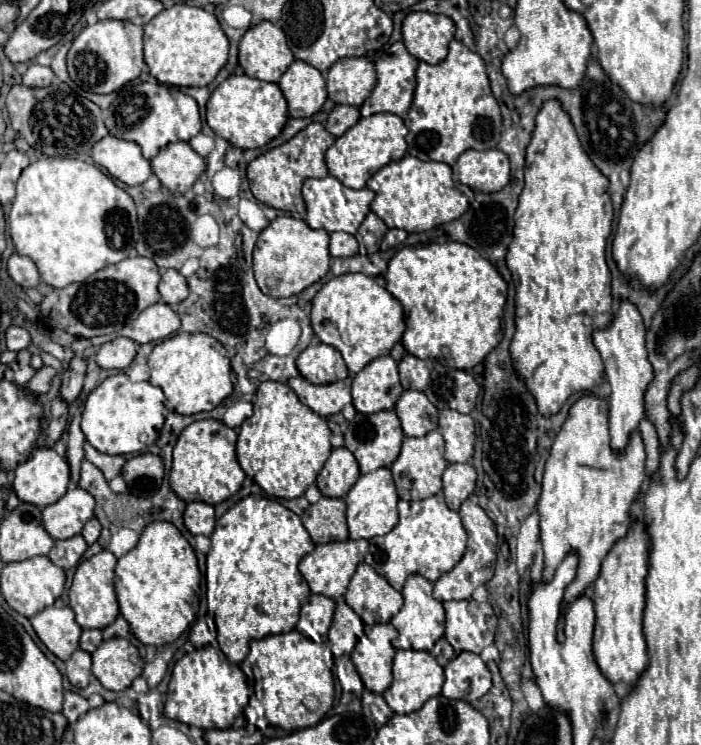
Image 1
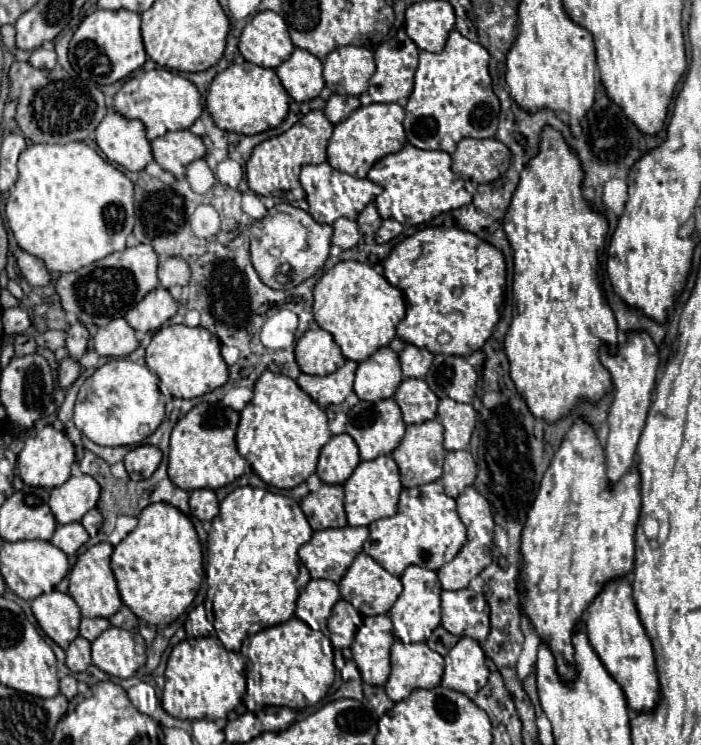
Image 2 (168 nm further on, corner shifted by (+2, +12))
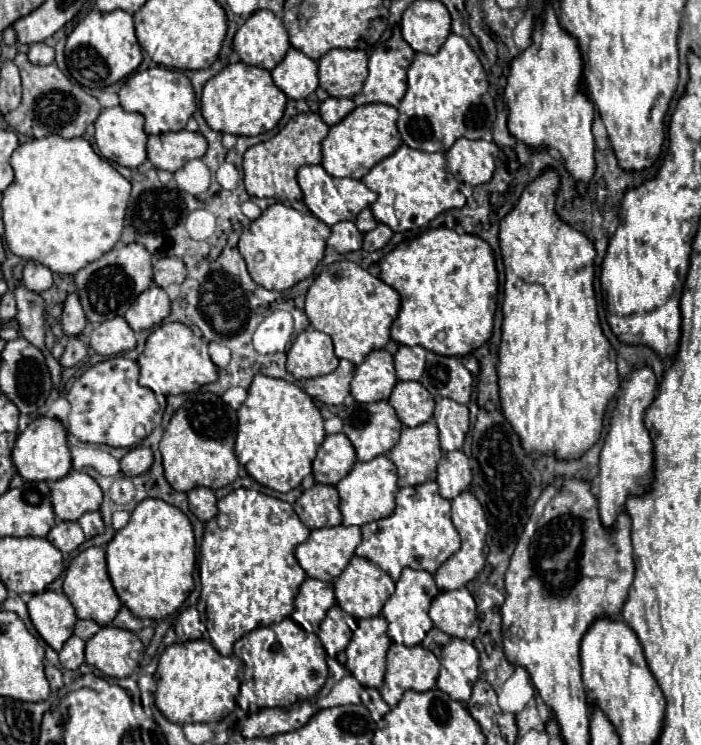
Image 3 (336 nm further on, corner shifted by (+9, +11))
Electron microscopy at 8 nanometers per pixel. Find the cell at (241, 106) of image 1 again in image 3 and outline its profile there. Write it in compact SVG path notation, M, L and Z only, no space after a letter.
M236 62L206 82L200 98L200 110L208 126L216 132L228 132L234 136L258 136L272 130L280 122L286 100L286 94L274 86L268 70Z

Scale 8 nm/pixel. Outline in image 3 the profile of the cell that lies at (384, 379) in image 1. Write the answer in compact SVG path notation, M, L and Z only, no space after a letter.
M372 350L372 354L368 354L368 358L354 370L350 394L358 402L388 400L396 382L392 356L386 350Z

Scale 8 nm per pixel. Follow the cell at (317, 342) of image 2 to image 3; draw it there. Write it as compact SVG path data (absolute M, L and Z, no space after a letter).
M314 328L300 332L288 350L286 370L296 380L330 374L336 366L338 358L334 354L332 338Z

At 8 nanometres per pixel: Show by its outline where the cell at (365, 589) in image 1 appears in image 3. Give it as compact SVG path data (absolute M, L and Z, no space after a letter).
M354 556L334 582L334 590L336 590L336 602L344 612L348 612L354 618L372 618L382 612L384 602L394 594L394 582L384 570L380 570L370 560Z

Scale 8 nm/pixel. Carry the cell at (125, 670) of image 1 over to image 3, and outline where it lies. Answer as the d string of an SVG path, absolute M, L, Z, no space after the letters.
M104 626L86 642L86 662L112 678L130 676L144 654L140 638L116 626Z

